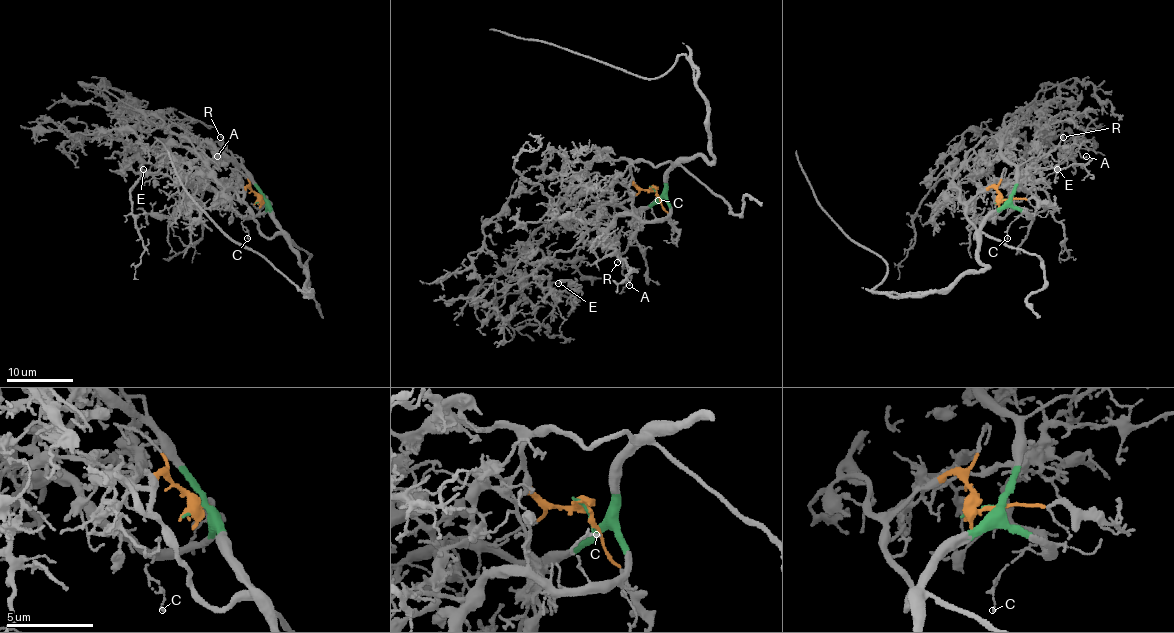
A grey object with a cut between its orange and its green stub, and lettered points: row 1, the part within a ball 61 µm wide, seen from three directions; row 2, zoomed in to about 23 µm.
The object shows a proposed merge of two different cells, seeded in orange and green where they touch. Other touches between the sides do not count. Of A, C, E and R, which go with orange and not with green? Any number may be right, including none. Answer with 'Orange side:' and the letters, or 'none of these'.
Orange side: E

